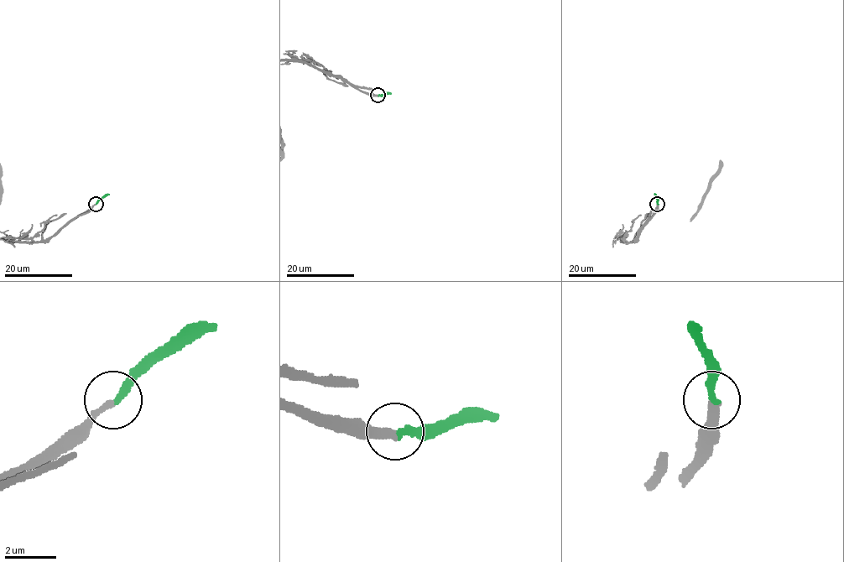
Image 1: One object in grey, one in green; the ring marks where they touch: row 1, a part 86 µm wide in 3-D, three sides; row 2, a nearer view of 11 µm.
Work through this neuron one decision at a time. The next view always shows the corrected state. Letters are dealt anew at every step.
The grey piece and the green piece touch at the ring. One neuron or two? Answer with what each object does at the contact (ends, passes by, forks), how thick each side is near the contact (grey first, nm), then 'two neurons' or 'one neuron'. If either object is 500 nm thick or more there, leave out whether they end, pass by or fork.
grey ends there; green ends there; 280 nm thick on the grey side, 280 nm on the other; one neuron

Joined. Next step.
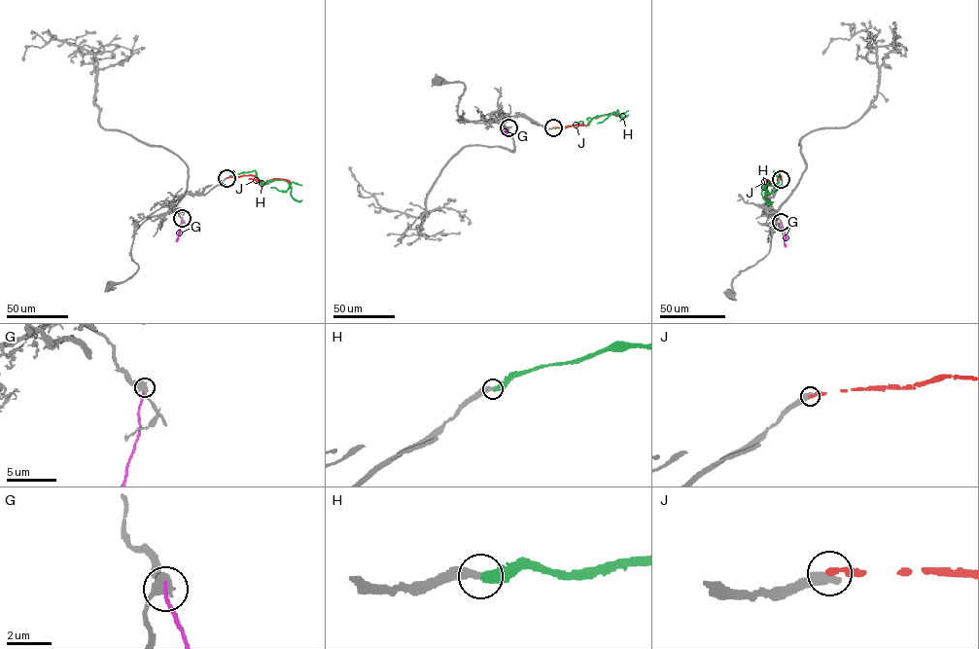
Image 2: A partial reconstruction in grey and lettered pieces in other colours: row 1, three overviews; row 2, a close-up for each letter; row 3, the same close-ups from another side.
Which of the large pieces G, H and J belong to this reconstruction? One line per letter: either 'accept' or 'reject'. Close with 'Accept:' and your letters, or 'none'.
G: reject
H: accept
J: reject
Accept: H

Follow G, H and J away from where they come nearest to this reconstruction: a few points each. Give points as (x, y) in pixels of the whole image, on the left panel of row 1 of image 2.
G: (182, 218), (176, 241)
H: (227, 177), (254, 170), (262, 184), (285, 180), (293, 198), (301, 199)
J: (227, 177), (254, 175), (263, 183), (281, 178), (290, 184)

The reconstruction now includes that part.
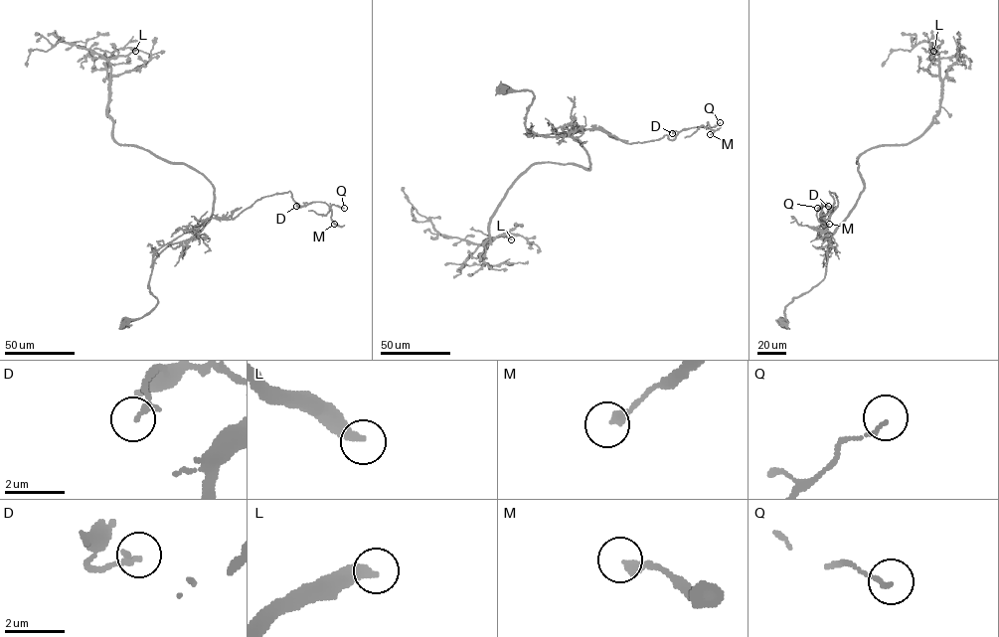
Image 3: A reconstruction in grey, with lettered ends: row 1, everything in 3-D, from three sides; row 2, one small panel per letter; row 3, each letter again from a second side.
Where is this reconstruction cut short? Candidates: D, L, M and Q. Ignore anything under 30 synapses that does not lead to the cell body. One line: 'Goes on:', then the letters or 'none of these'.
Goes on: L

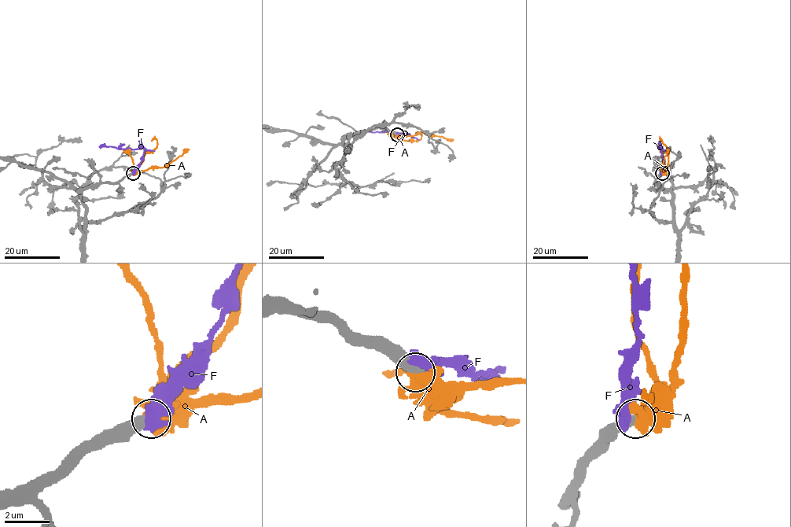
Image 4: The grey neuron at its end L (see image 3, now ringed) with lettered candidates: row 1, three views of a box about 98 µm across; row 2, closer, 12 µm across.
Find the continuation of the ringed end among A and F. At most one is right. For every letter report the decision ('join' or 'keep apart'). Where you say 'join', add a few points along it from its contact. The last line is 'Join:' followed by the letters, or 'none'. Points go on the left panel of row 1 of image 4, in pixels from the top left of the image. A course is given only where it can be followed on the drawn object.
A: join; it runs (133, 173), (167, 167), (189, 149)
F: keep apart
Join: A

